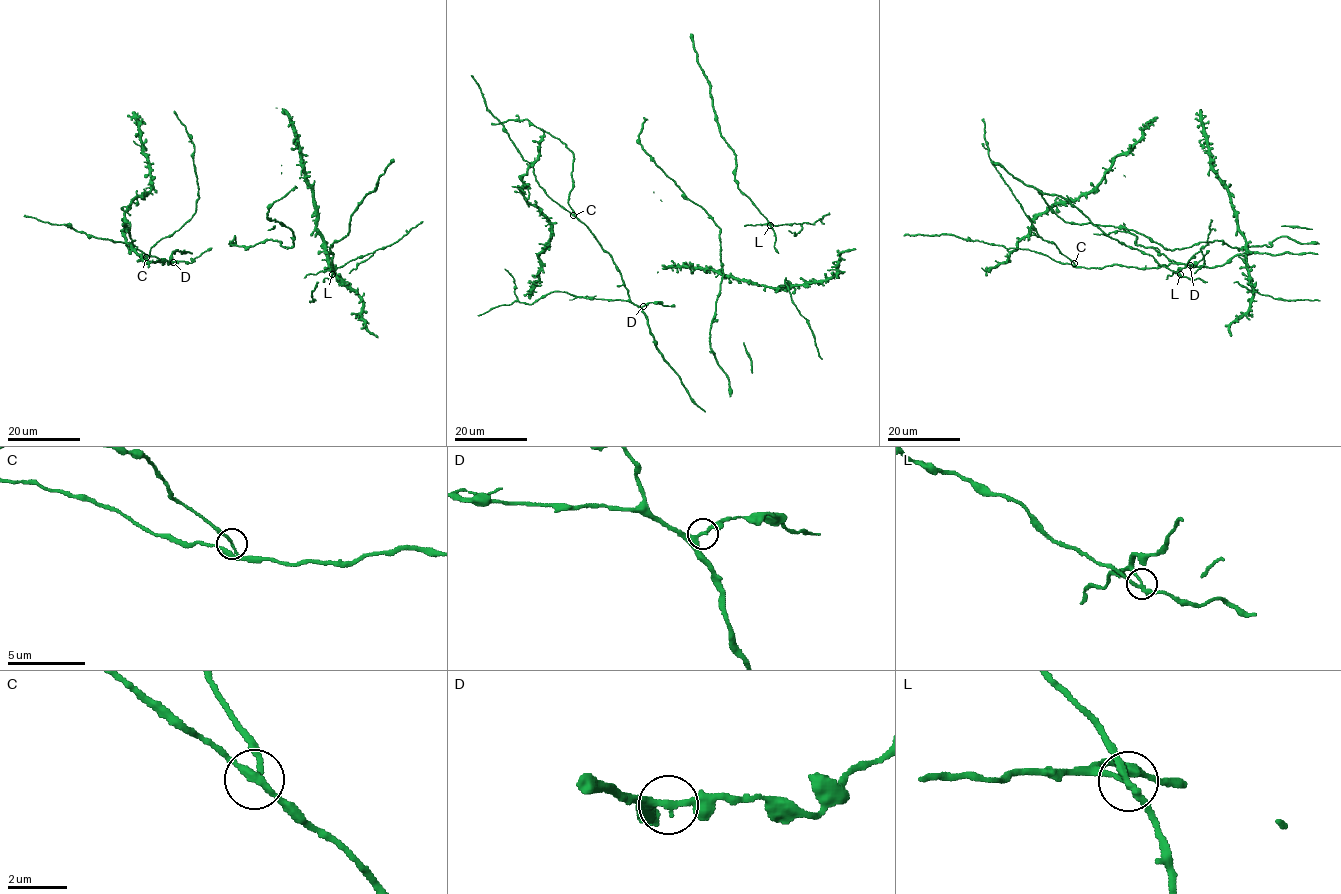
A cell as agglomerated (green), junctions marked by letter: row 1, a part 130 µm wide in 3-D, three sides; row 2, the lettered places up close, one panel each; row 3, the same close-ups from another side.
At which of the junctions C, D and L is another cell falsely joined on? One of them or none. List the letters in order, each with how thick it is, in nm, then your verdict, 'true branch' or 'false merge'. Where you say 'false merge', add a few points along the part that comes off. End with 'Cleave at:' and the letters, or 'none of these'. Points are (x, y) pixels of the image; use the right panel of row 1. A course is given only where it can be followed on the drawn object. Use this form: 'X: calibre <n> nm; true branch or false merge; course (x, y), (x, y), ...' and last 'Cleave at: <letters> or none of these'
C: calibre 170 nm; true branch
D: calibre 240 nm; true branch
L: calibre 200 nm; false merge; course (1180, 274), (1179, 268), (1186, 267), (1189, 259), (1208, 244), (1210, 219)
Cleave at: L

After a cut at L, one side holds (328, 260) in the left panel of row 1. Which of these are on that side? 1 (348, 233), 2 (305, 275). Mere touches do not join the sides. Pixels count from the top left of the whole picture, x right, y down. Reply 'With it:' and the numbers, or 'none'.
With it: 1

